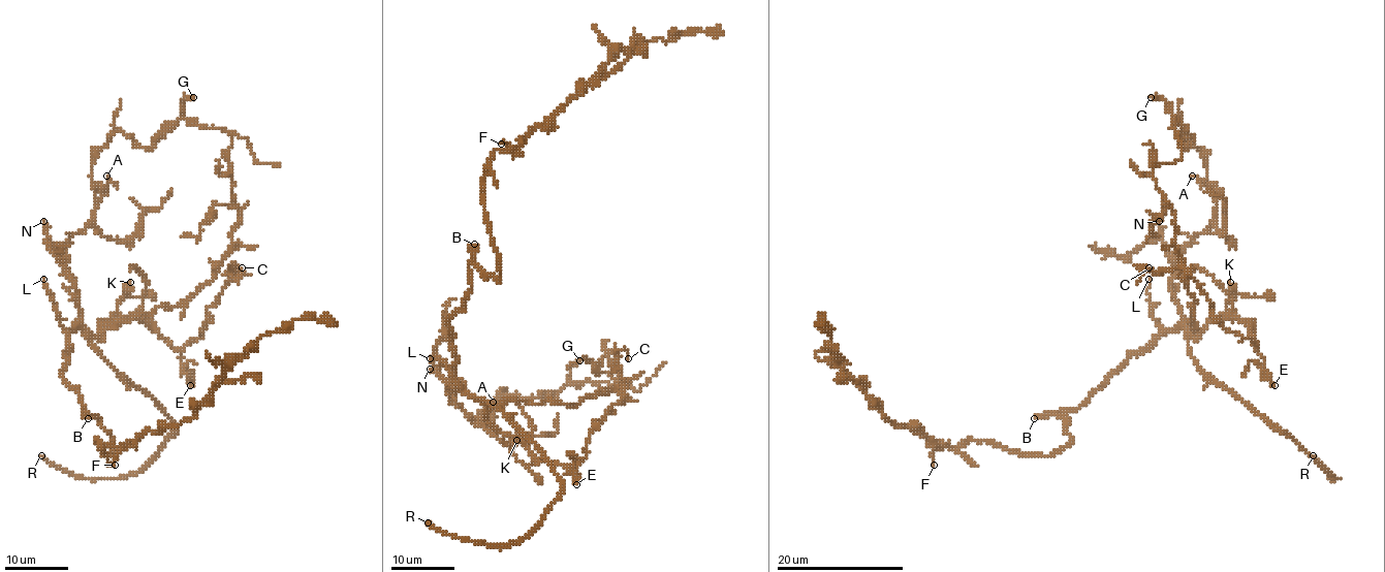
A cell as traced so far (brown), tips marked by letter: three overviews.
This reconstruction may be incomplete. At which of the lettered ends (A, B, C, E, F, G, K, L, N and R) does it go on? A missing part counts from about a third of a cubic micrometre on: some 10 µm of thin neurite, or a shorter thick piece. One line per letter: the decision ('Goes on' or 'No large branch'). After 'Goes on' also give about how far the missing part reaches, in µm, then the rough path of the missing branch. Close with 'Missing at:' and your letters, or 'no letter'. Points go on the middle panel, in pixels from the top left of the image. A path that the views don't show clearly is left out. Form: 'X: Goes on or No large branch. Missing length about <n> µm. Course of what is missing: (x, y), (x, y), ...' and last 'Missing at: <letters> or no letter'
A: No large branch
B: No large branch
C: No large branch
E: No large branch
F: Goes on. Missing length about 4 µm. Course of what is missing: (501, 144), (506, 156)
G: No large branch
K: No large branch
L: Goes on. Missing length about 45 µm
N: Goes on. Missing length about 40 µm
R: Goes on. Missing length about 60 µm
Missing at: F, L, N, R

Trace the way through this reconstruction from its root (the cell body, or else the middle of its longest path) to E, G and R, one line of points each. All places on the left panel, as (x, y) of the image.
E: (71, 387), (62, 376), (68, 332), (102, 339), (100, 323), (115, 315), (150, 323), (180, 353), (190, 385)
G: (71, 387), (62, 368), (80, 309), (64, 245), (96, 207), (92, 158), (117, 130), (151, 148), (193, 97)
R: (71, 387), (62, 368), (68, 332), (80, 329), (176, 430), (142, 470), (121, 478), (80, 478), (41, 455)

